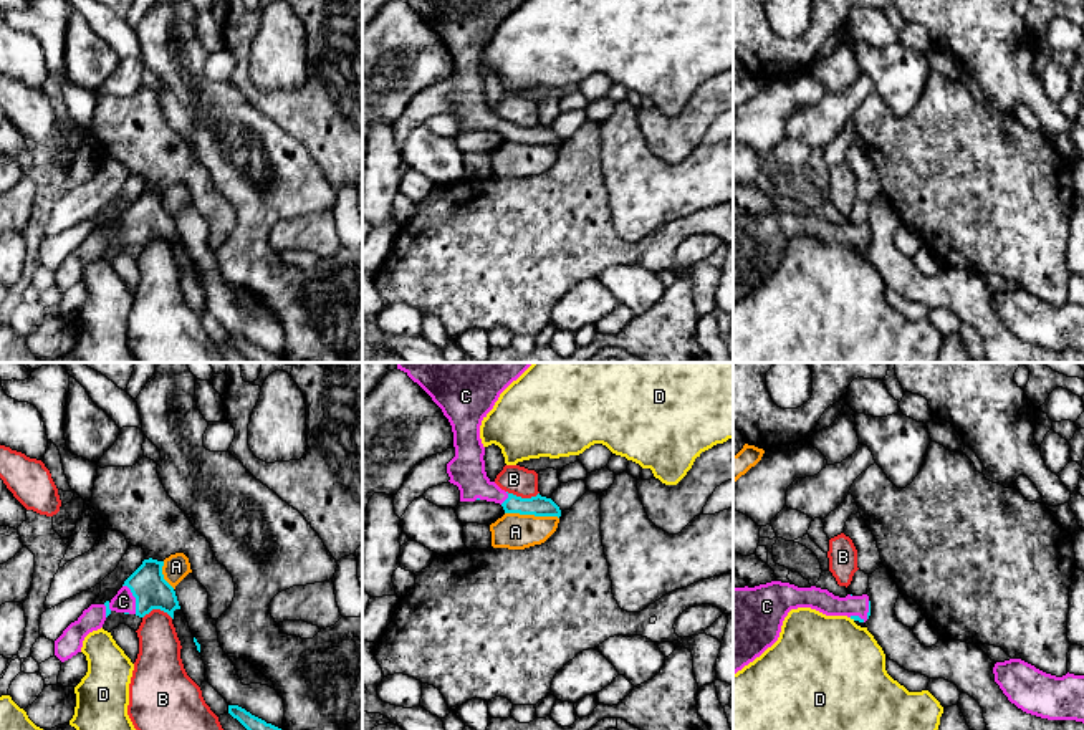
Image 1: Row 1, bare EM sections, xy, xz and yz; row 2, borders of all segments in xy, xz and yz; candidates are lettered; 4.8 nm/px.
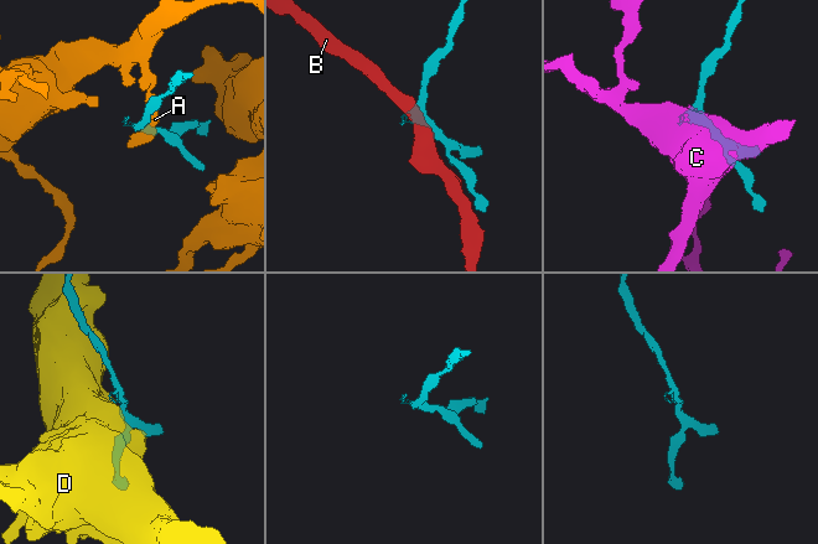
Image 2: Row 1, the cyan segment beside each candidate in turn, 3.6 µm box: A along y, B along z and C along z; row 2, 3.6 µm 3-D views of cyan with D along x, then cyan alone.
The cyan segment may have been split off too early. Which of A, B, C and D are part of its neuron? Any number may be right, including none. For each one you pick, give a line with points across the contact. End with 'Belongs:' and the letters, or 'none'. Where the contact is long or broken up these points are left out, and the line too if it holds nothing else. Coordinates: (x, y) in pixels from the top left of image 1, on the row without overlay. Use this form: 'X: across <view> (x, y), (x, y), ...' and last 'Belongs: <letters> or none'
C: across xy (149, 217), (134, 225), (123, 230)
Belongs: C

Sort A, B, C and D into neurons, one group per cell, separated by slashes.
A / B / C / D

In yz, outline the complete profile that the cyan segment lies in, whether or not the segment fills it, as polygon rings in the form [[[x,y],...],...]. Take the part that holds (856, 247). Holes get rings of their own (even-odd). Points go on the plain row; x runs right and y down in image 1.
[[[781,210],[733,217],[733,303],[778,270],[784,247],[798,237],[811,237],[826,245],[847,245],[859,252],[871,245],[867,223],[839,227],[827,219],[798,217]]]

